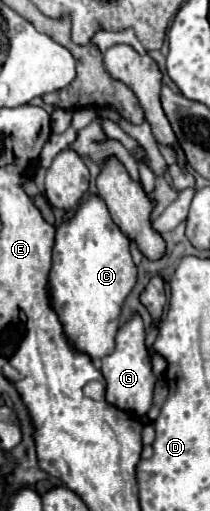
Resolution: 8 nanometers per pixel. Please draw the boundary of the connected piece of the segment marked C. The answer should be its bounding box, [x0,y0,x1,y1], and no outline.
[49,195,137,359]

